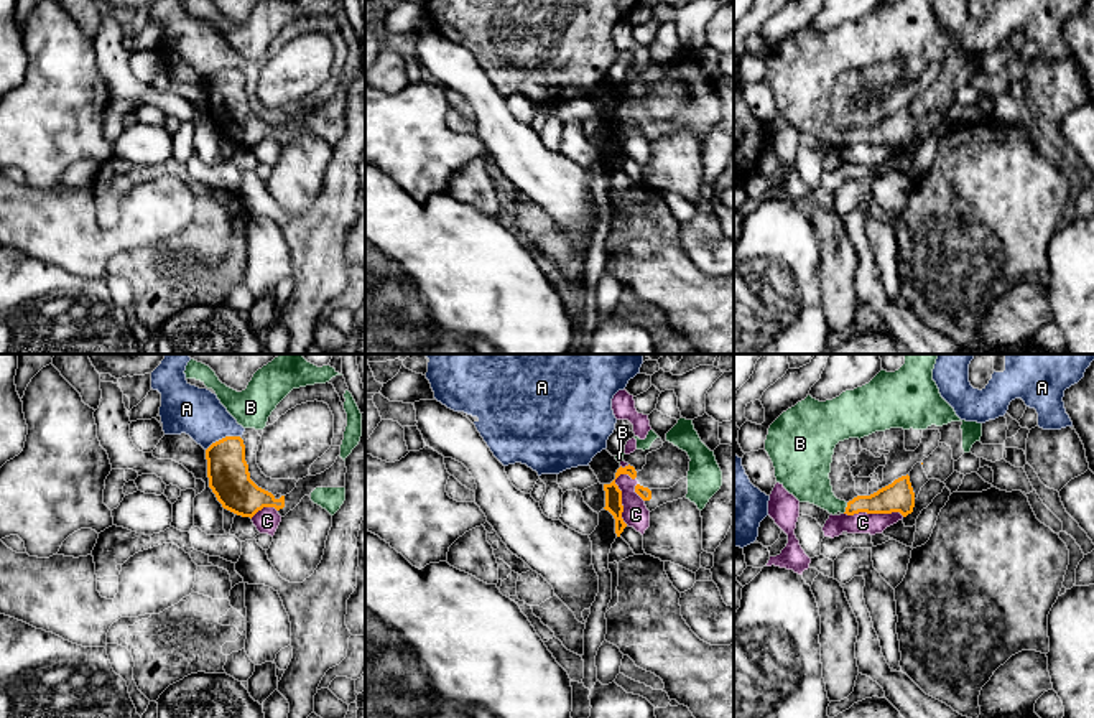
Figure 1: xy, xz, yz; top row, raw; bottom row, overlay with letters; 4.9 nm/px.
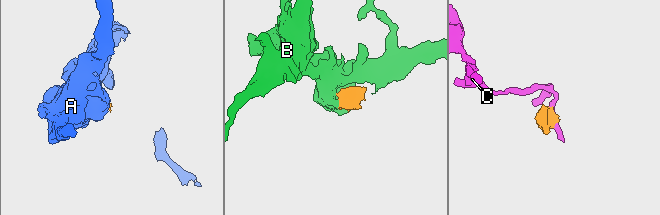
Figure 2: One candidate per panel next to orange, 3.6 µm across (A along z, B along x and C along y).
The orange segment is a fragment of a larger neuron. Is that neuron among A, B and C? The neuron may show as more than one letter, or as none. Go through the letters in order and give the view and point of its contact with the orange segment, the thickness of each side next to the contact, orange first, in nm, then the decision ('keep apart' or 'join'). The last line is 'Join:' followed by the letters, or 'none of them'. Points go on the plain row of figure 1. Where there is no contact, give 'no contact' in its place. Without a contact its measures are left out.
A: meets orange in xy at (222, 69); 200 nm thick on the orange side, 240 nm on the other; keep apart
B: meets orange in yz at (846, 139); 140 nm thick on the orange side, 220 nm on the other; join
C: meets orange in xz at (621, 130); 80 nm thick on the orange side, 130 nm on the other; keep apart
Join: B

